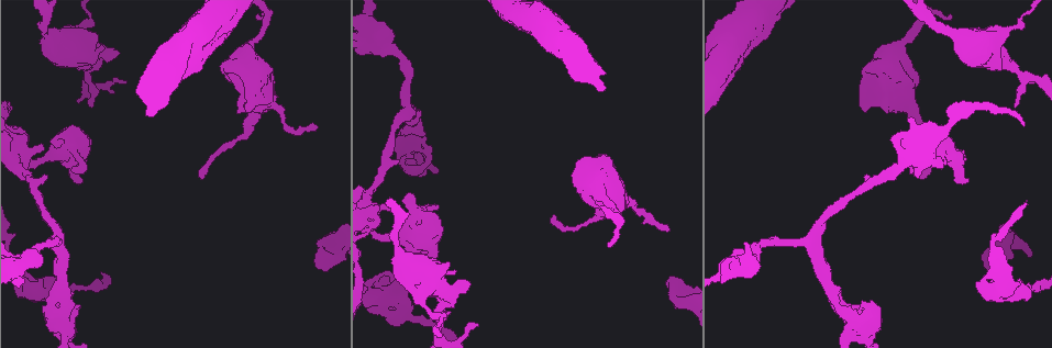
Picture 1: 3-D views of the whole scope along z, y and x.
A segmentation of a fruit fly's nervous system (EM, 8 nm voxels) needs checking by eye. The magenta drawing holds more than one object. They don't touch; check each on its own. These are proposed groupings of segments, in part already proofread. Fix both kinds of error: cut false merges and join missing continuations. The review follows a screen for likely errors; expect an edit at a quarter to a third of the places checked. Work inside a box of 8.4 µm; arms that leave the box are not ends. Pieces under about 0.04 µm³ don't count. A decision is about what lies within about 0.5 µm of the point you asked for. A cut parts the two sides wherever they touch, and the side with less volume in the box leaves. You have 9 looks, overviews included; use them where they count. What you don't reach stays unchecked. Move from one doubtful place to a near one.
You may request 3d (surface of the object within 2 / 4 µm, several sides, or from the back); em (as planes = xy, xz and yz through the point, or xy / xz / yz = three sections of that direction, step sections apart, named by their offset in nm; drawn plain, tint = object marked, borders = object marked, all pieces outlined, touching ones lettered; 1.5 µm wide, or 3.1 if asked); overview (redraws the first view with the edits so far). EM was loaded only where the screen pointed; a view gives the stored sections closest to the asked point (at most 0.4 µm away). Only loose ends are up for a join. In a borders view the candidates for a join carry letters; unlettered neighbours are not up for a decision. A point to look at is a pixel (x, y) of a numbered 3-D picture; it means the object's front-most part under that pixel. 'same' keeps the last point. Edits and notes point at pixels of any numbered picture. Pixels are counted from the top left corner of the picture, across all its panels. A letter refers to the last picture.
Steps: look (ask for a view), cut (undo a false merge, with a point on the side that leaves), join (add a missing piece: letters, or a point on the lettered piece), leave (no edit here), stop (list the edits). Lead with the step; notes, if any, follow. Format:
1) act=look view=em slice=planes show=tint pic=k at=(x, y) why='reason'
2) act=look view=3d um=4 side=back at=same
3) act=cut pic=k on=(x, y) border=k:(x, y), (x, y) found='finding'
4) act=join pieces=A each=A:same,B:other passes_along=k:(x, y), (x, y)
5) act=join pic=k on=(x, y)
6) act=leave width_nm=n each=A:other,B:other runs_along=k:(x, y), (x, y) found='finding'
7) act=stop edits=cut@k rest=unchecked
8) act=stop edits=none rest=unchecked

act=look view=3d um=2 side=back pic=1 at=(1022, 20)

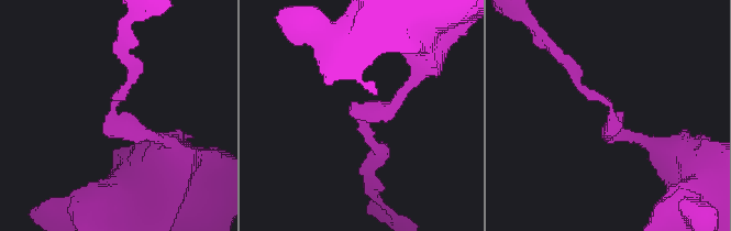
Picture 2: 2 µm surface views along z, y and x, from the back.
act=look view=em slice=yz step=8 show=tint pic=2 at=(375, 110)

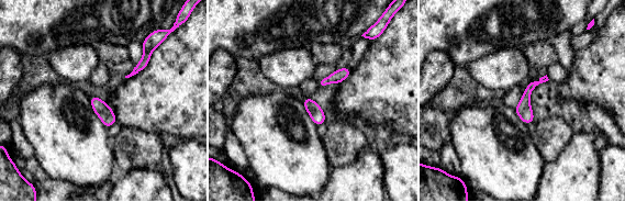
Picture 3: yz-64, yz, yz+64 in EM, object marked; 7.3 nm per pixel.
act=look view=em slice=yz step=8 show=borders at=same

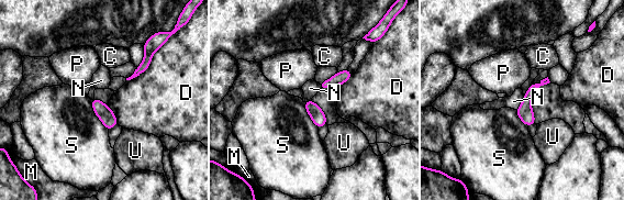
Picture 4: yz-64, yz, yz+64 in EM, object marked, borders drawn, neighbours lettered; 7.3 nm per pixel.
act=leave width_nm=110 longest_contact=S:280nm each=C:other,D:other,M:other,N:other,P:other,S:other,U:other found='continuous, no second cell'

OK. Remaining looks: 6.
act=look view=3d um=4 pic=1 at=(49, 42)

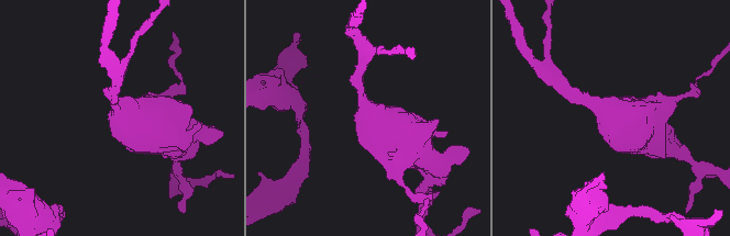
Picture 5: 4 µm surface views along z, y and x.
act=look view=em slice=xz step=8 show=tint pic=5 at=(608, 112)

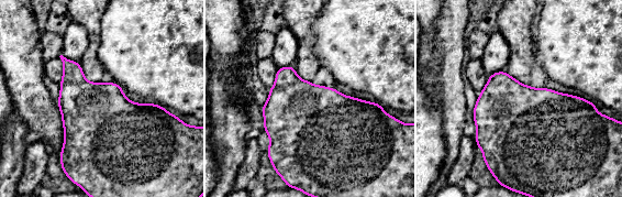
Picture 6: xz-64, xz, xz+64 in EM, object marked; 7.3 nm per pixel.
act=look view=em slice=planes show=borders at=same why='cut it another way'

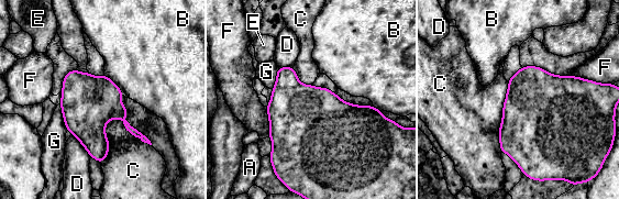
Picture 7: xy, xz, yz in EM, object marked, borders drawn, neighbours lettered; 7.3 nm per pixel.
act=leave longest_contact=C:400nm each=A:other,B:other,C:other,D:other,E:other,F:other,G:other border=7:(151, 145), (111, 119), (101, 164) found='continuous, no second cell'

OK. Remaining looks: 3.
act=look view=3d um=4 pic=1 at=(404, 232) why='two arms in line, one across'

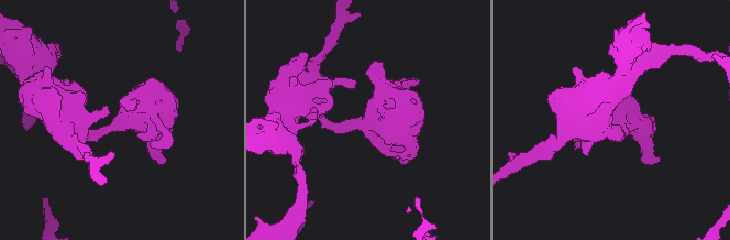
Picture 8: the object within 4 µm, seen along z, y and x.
act=look view=em slice=planes show=borders pic=8 at=(619, 123)

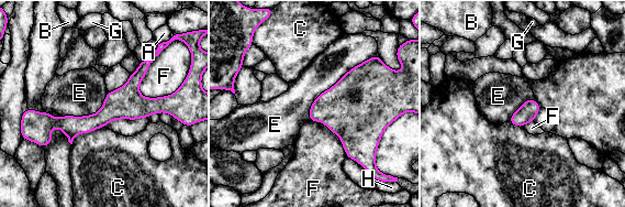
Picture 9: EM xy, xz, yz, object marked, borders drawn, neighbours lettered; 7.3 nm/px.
act=leave width_nm=240 each=A:other,B:other,C:other,E:other,F:other,G:other,H:other found='continuous, no second cell'

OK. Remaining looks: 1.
act=stop edits=none rest=unchecked

